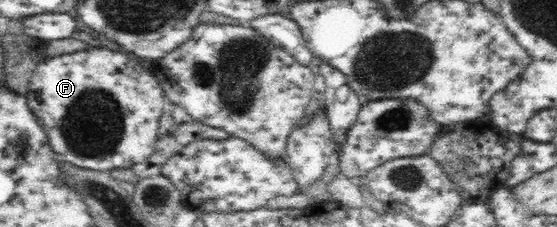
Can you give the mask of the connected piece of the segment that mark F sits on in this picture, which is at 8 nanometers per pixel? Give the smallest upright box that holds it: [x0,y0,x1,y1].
[26,47,164,171]

